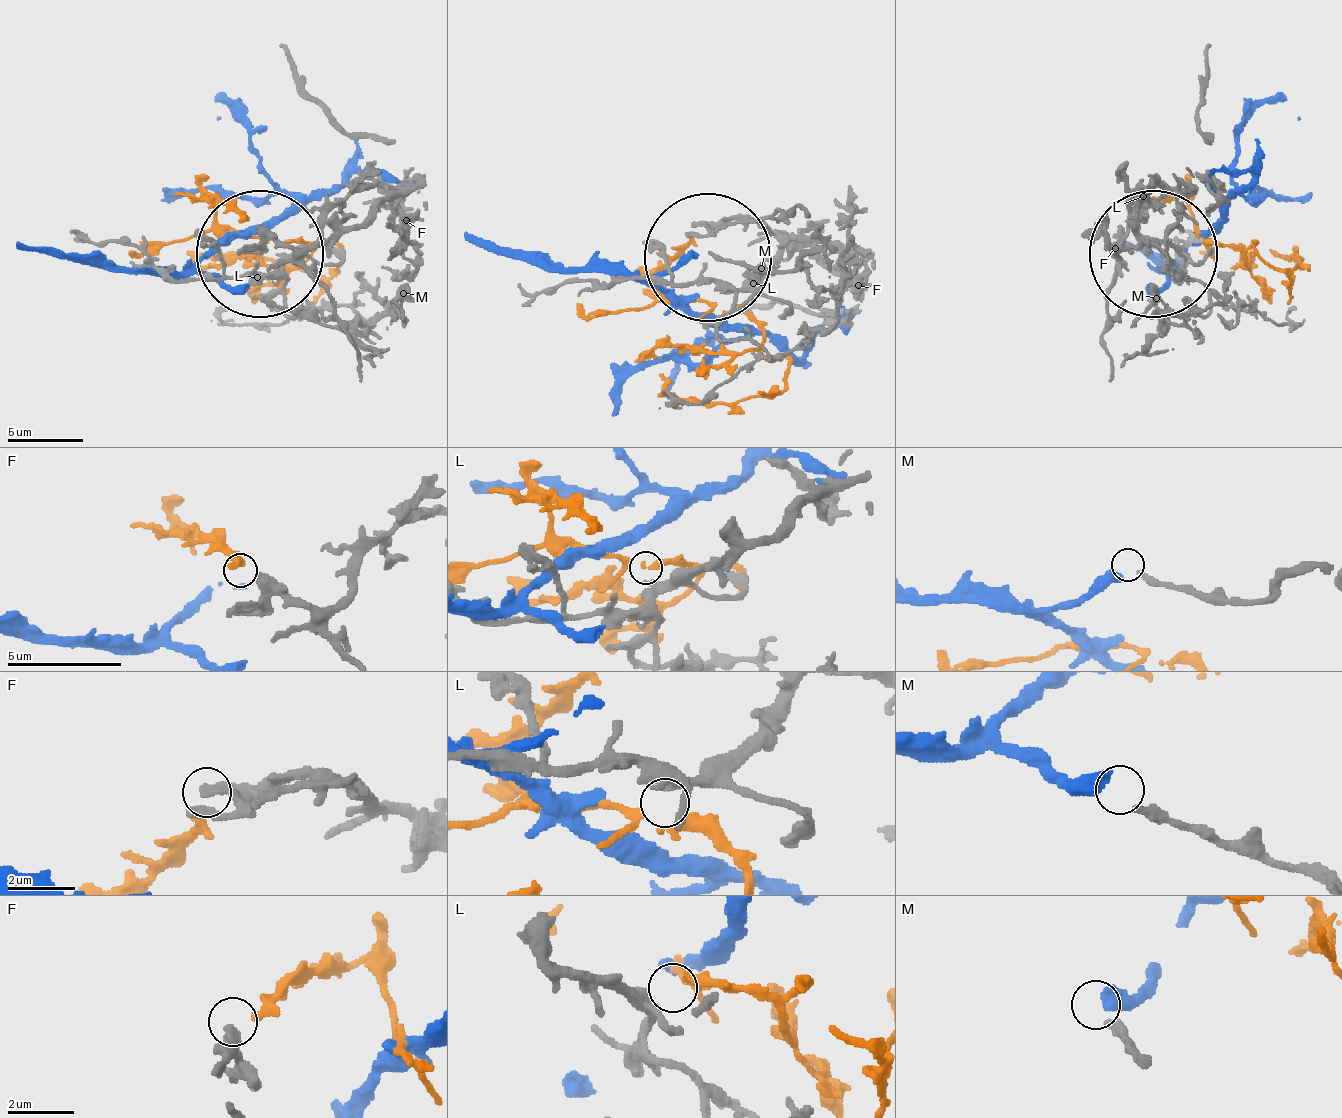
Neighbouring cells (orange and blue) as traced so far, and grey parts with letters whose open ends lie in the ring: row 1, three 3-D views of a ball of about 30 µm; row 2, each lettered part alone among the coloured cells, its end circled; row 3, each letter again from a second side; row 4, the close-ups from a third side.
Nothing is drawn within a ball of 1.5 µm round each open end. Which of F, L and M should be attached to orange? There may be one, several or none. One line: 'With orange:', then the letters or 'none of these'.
With orange: L

